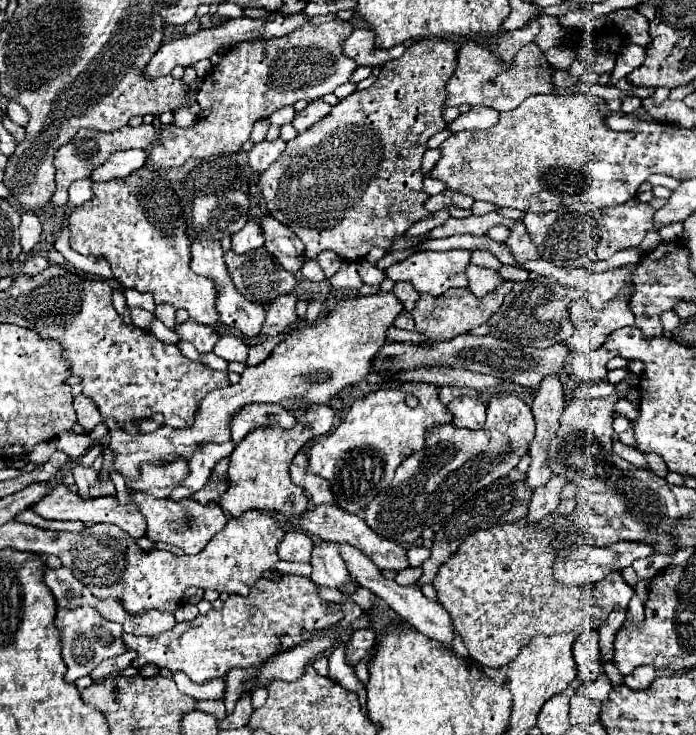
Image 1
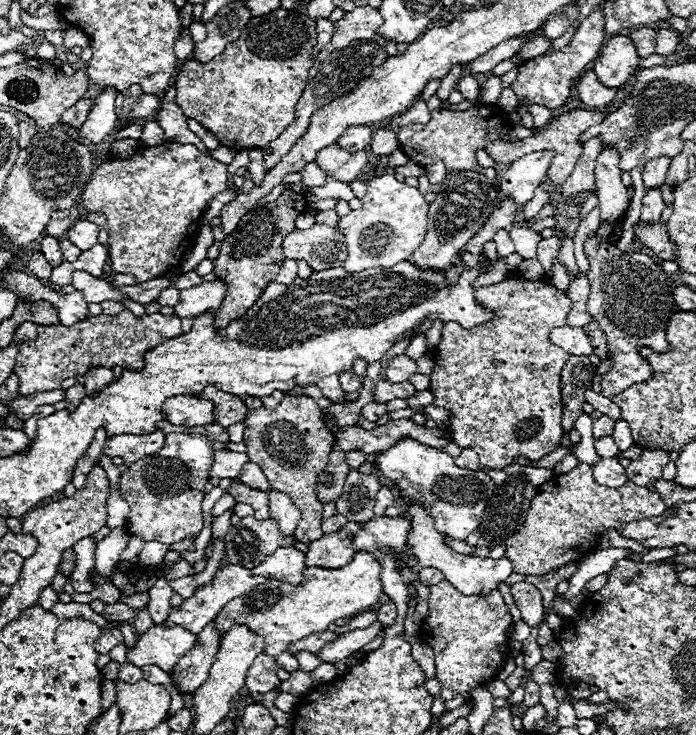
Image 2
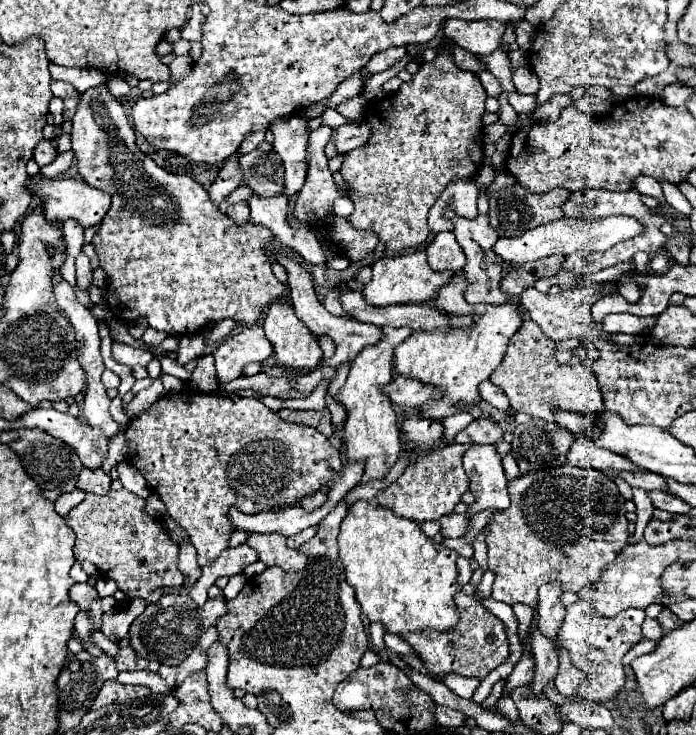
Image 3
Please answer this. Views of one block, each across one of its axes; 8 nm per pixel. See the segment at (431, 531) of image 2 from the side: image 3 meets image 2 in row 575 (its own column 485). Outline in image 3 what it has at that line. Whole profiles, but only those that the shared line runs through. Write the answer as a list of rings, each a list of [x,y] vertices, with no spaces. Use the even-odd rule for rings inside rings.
[[[472,444],[462,456],[462,464],[476,498],[466,510],[468,518],[488,508],[506,510],[510,506],[502,458],[494,444]]]

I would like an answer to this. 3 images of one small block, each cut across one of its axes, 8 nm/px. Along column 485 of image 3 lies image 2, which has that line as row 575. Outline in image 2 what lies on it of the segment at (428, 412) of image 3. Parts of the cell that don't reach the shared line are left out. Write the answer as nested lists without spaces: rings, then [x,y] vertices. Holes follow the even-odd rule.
[[[360,550],[354,554],[352,562],[342,568],[306,568],[304,582],[300,586],[268,580],[254,586],[248,594],[228,602],[216,618],[216,626],[222,632],[228,632],[232,624],[246,624],[252,632],[266,640],[264,652],[268,656],[278,656],[286,652],[290,642],[302,640],[312,632],[322,632],[338,618],[354,618],[372,608],[384,592],[380,570],[382,568],[376,556]]]

